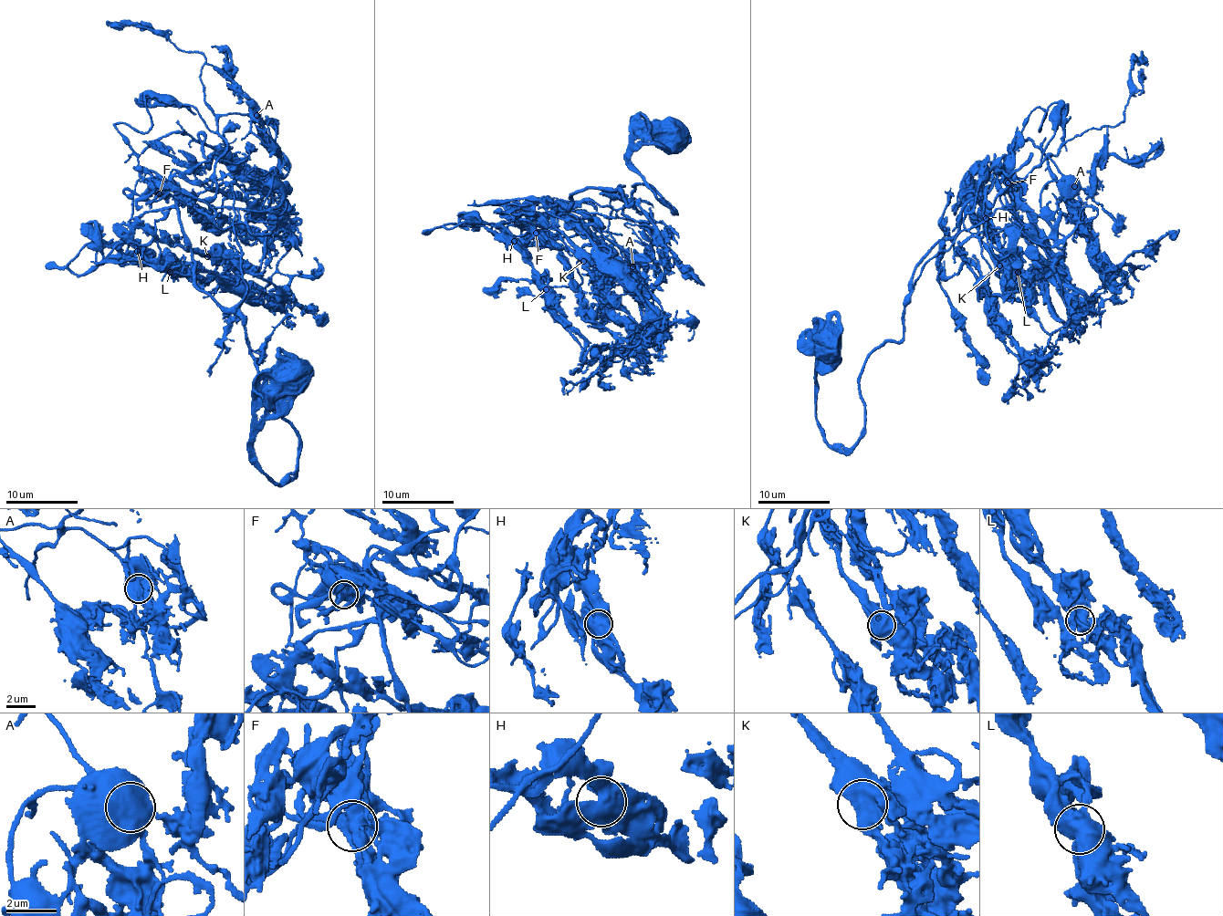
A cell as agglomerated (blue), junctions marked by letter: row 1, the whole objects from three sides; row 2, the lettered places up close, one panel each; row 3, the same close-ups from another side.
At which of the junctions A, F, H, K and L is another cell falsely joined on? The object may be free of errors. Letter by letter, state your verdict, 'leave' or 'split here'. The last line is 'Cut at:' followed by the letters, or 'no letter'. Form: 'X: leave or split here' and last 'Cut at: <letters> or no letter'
A: leave
F: leave
H: leave
K: leave
L: leave
Cut at: no letter

